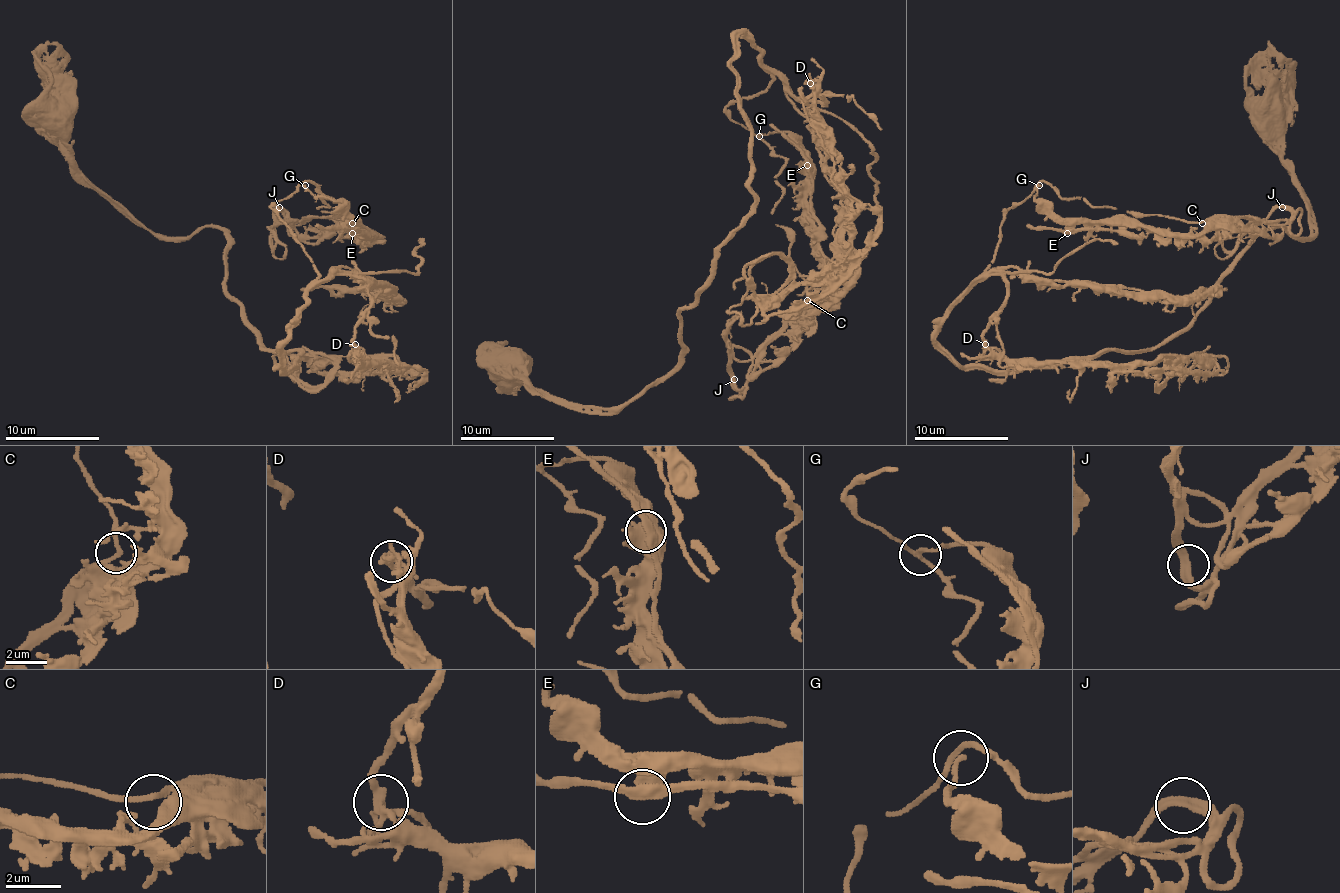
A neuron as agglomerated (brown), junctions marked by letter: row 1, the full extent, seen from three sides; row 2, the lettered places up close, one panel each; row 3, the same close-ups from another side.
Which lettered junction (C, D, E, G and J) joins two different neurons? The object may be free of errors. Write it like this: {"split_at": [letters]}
{"split_at": []}

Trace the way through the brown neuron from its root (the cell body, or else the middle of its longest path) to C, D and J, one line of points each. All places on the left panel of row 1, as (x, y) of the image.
C: (57, 105), (146, 228), (224, 233), (276, 368), (317, 268), (272, 209), (352, 223)
D: (57, 105), (146, 228), (224, 233), (241, 315), (300, 353), (276, 368), (328, 275), (366, 282), (354, 344)
J: (57, 105), (146, 228), (224, 233), (288, 370), (317, 268), (272, 209), (305, 185), (371, 235), (279, 207)

